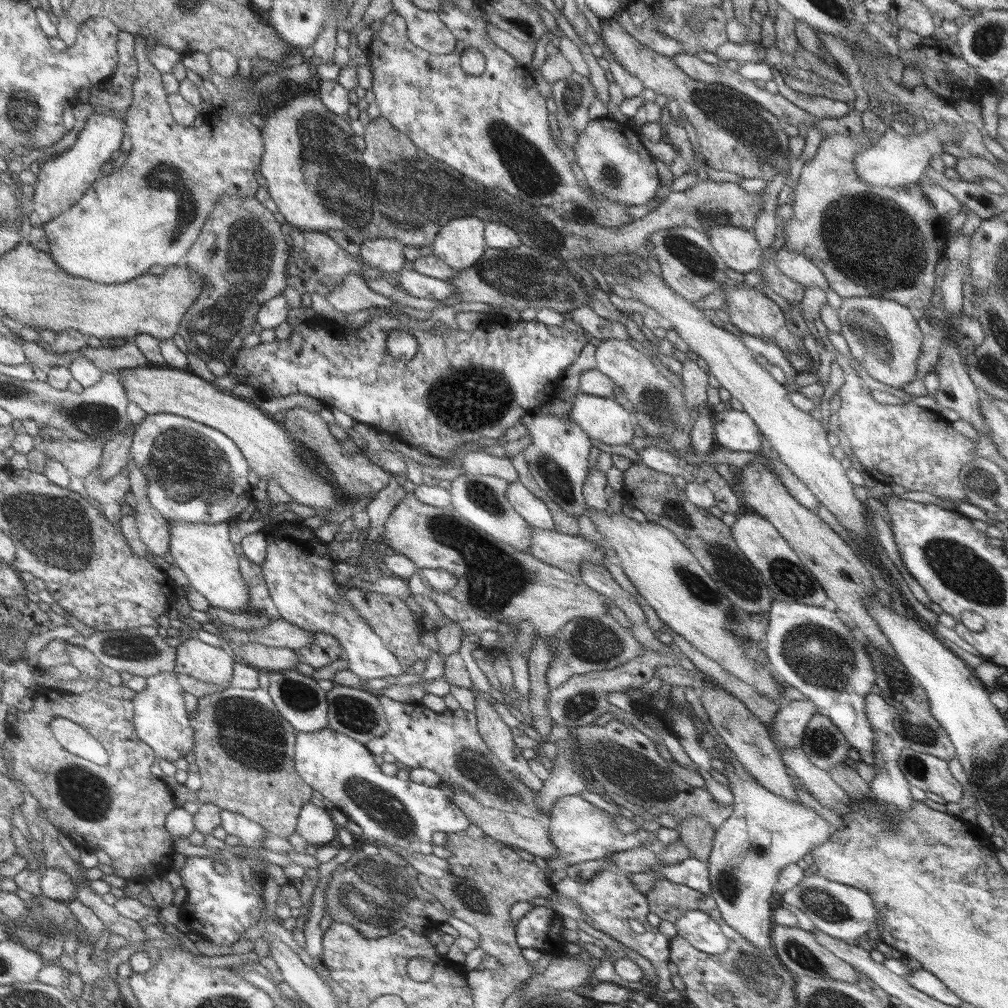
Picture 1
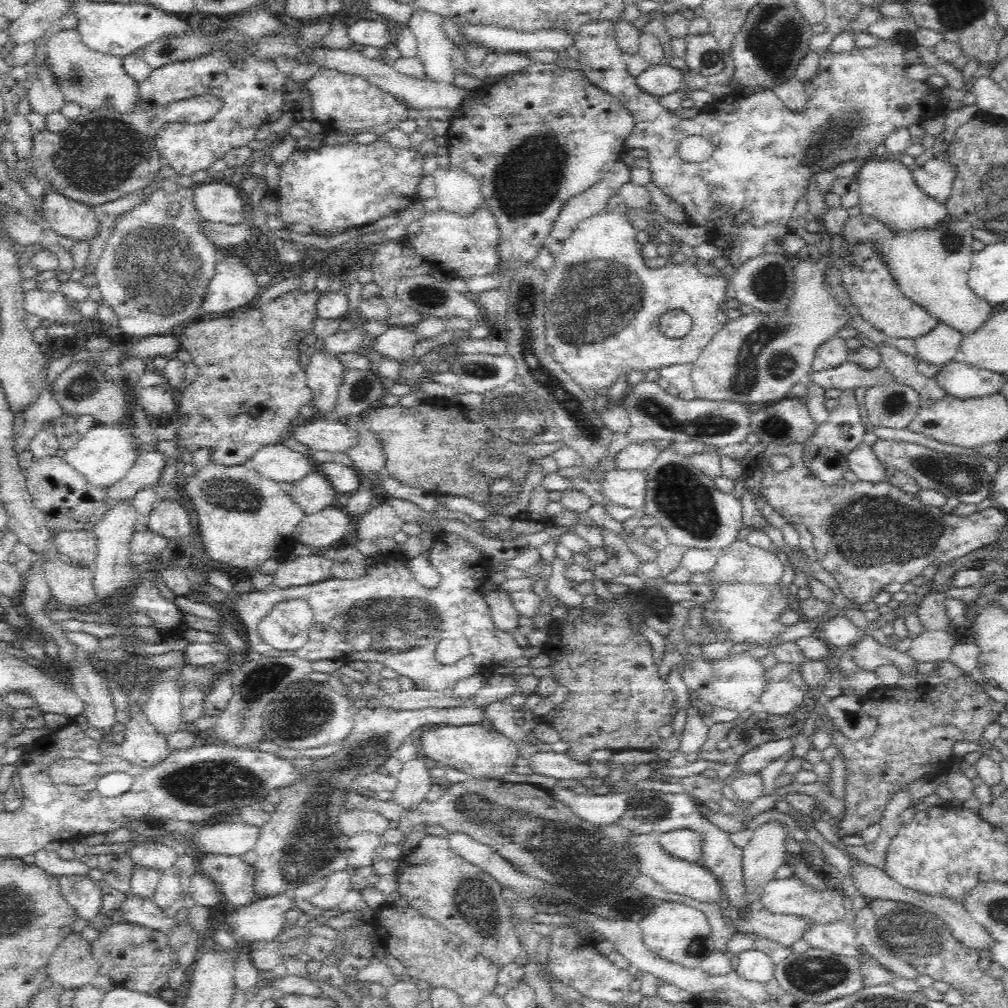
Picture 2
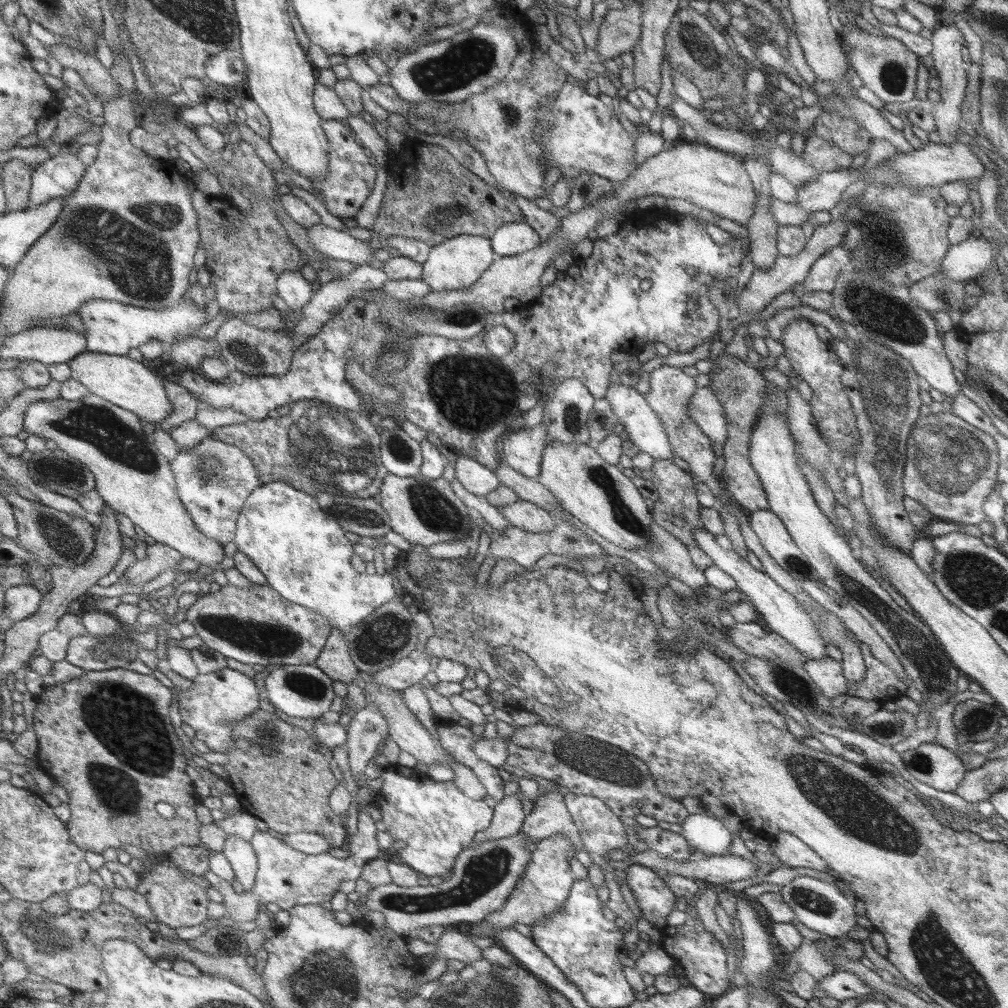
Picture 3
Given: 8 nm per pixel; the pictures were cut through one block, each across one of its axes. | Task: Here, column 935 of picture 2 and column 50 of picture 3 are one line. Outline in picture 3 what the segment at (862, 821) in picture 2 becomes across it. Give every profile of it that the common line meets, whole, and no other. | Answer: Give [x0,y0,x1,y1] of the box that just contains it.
[33,668,202,854]

